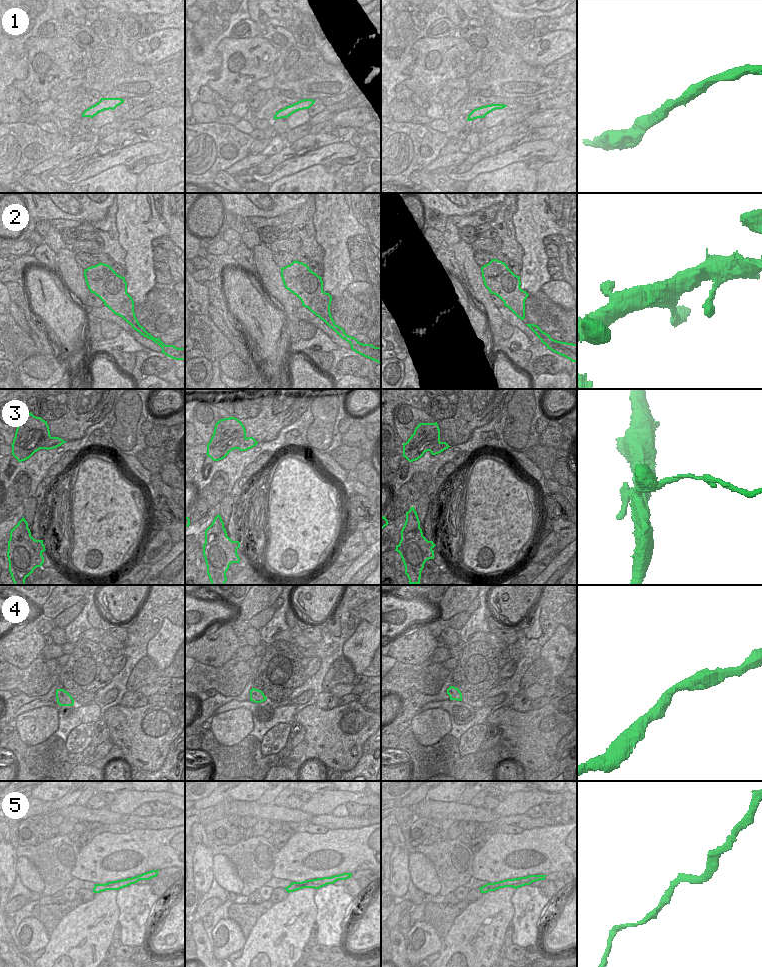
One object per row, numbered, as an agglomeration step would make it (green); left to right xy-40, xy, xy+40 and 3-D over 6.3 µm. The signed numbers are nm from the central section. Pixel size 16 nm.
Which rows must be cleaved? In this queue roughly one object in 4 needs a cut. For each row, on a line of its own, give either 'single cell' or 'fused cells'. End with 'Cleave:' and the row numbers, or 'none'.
1: single cell
2: single cell
3: fused cells
4: single cell
5: single cell
Cleave: 3

